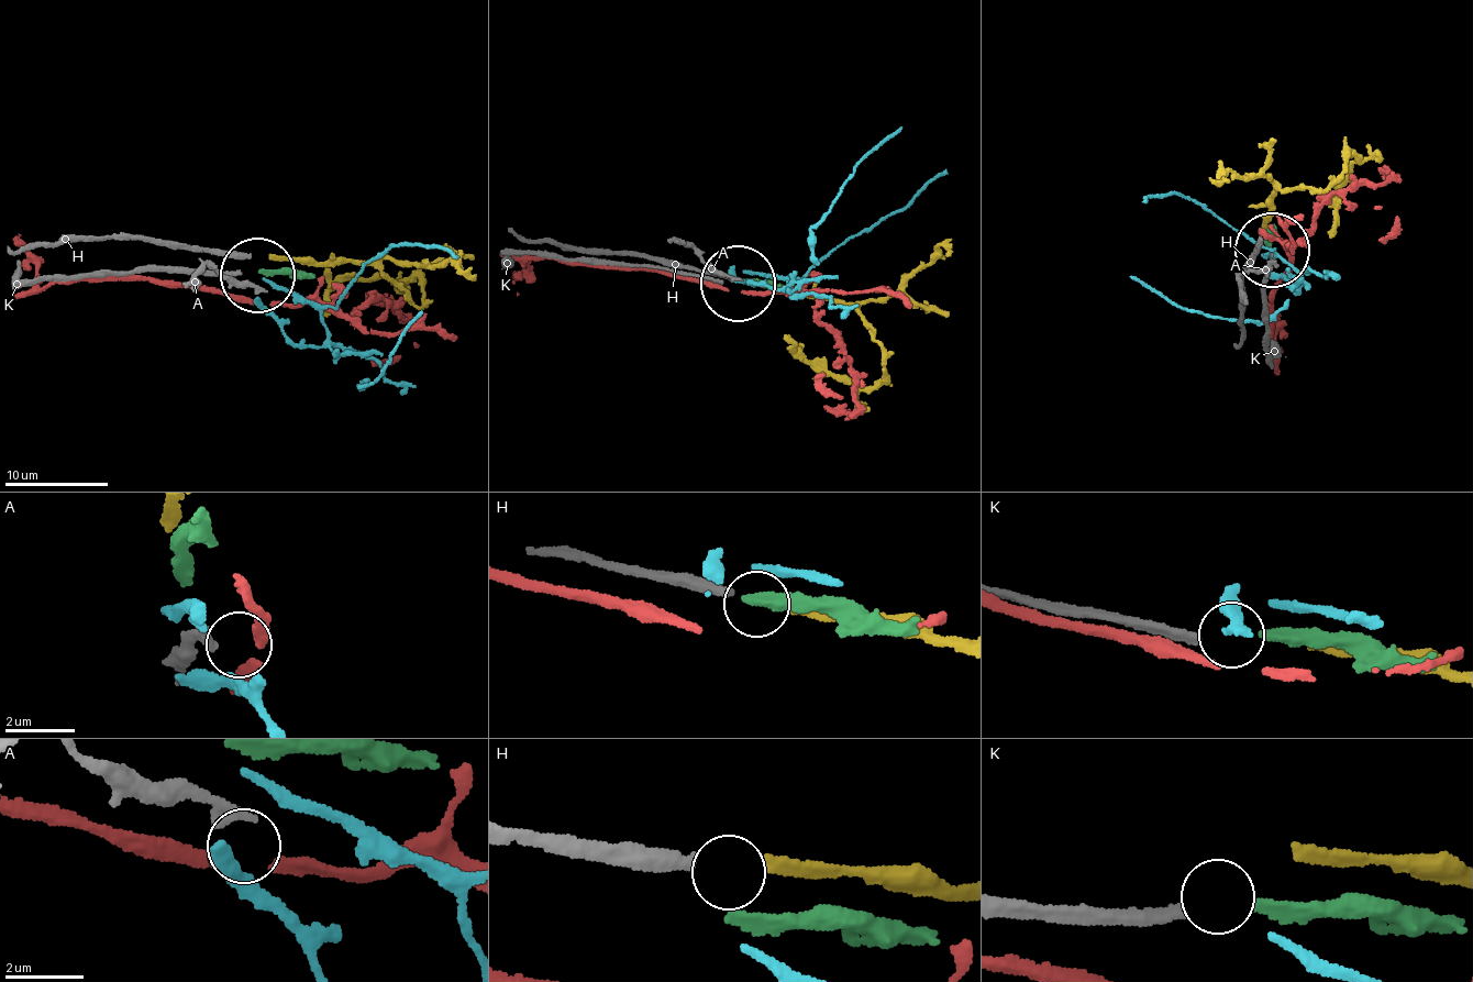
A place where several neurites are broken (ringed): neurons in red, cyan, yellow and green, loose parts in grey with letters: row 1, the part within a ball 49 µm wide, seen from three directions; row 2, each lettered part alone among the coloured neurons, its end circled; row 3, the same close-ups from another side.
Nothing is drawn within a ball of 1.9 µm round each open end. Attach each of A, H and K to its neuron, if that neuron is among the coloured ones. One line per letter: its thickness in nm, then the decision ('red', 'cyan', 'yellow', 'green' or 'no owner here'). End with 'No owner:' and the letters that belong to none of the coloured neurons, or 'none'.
A: 260 nm | no owner here
H: 340 nm | yellow
K: 280 nm | green
No owner: A

